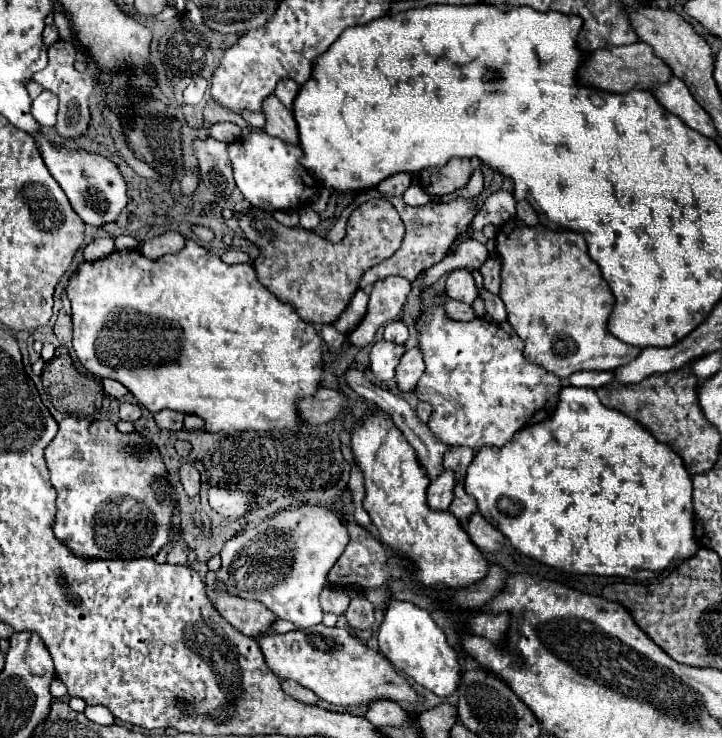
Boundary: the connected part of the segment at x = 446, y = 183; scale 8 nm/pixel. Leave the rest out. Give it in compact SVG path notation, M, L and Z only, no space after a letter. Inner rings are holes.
M450 160L446 168L426 168L420 172L420 184L430 196L444 196L464 188L472 176L470 160Z

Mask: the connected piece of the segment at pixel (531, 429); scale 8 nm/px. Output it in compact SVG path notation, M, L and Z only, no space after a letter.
M566 386L562 388L560 402L556 406L556 412L552 418L526 426L514 434L510 442L506 442L502 448L498 446L484 446L476 452L472 464L466 472L466 492L478 502L478 512L494 526L498 528L510 544L520 550L524 556L538 560L546 566L552 566L556 570L568 572L568 574L594 574L594 576L618 576L618 578L636 578L640 570L648 572L662 572L668 566L676 568L682 560L688 560L694 556L694 552L700 548L694 540L694 510L692 510L692 478L686 472L682 458L672 450L666 448L666 444L654 440L654 436L634 418L626 416L624 412L618 412L614 408L606 408L600 398L596 396L596 390L592 388L576 388Z

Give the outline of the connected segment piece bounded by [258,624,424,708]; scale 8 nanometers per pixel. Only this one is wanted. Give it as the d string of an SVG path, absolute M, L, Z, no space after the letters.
M318 624L306 630L292 630L286 634L274 634L258 640L268 666L276 676L300 682L334 706L370 706L378 700L392 700L396 704L408 704L420 708L424 696L420 696L404 676L380 652L362 644L350 630L328 628Z

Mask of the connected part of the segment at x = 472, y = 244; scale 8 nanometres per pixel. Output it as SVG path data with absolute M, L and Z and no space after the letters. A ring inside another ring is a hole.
M466 240L458 246L458 250L454 254L448 254L442 262L434 264L434 268L430 268L426 272L426 280L422 284L422 288L434 284L442 274L446 272L452 272L456 268L468 268L468 270L480 270L482 264L486 262L488 258L488 252L486 252L486 246L476 242L476 240Z

